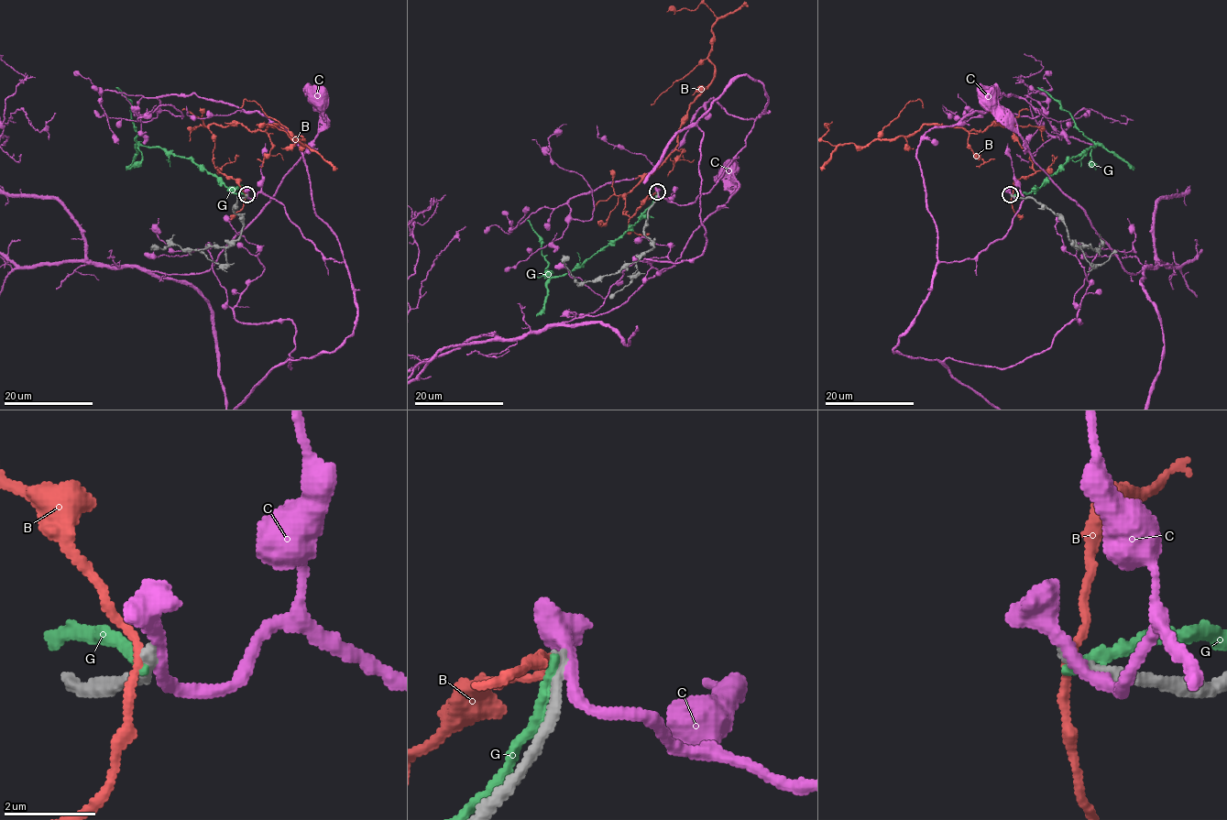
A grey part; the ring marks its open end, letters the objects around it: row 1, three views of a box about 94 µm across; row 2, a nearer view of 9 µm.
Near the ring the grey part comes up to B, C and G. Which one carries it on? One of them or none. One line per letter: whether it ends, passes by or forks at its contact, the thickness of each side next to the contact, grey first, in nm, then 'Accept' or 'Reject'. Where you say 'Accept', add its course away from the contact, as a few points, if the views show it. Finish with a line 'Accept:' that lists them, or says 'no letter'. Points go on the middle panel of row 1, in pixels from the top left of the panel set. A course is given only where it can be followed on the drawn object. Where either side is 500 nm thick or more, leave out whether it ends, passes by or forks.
B: It passes by. Thickness 280 nm (grey) against 160 nm. Reject
C: It passes by. Thickness 320 nm (grey) against 280 nm. Reject
G: It ends there. Thickness 320 nm (grey) against 280 nm. Reject
Accept: no letter

